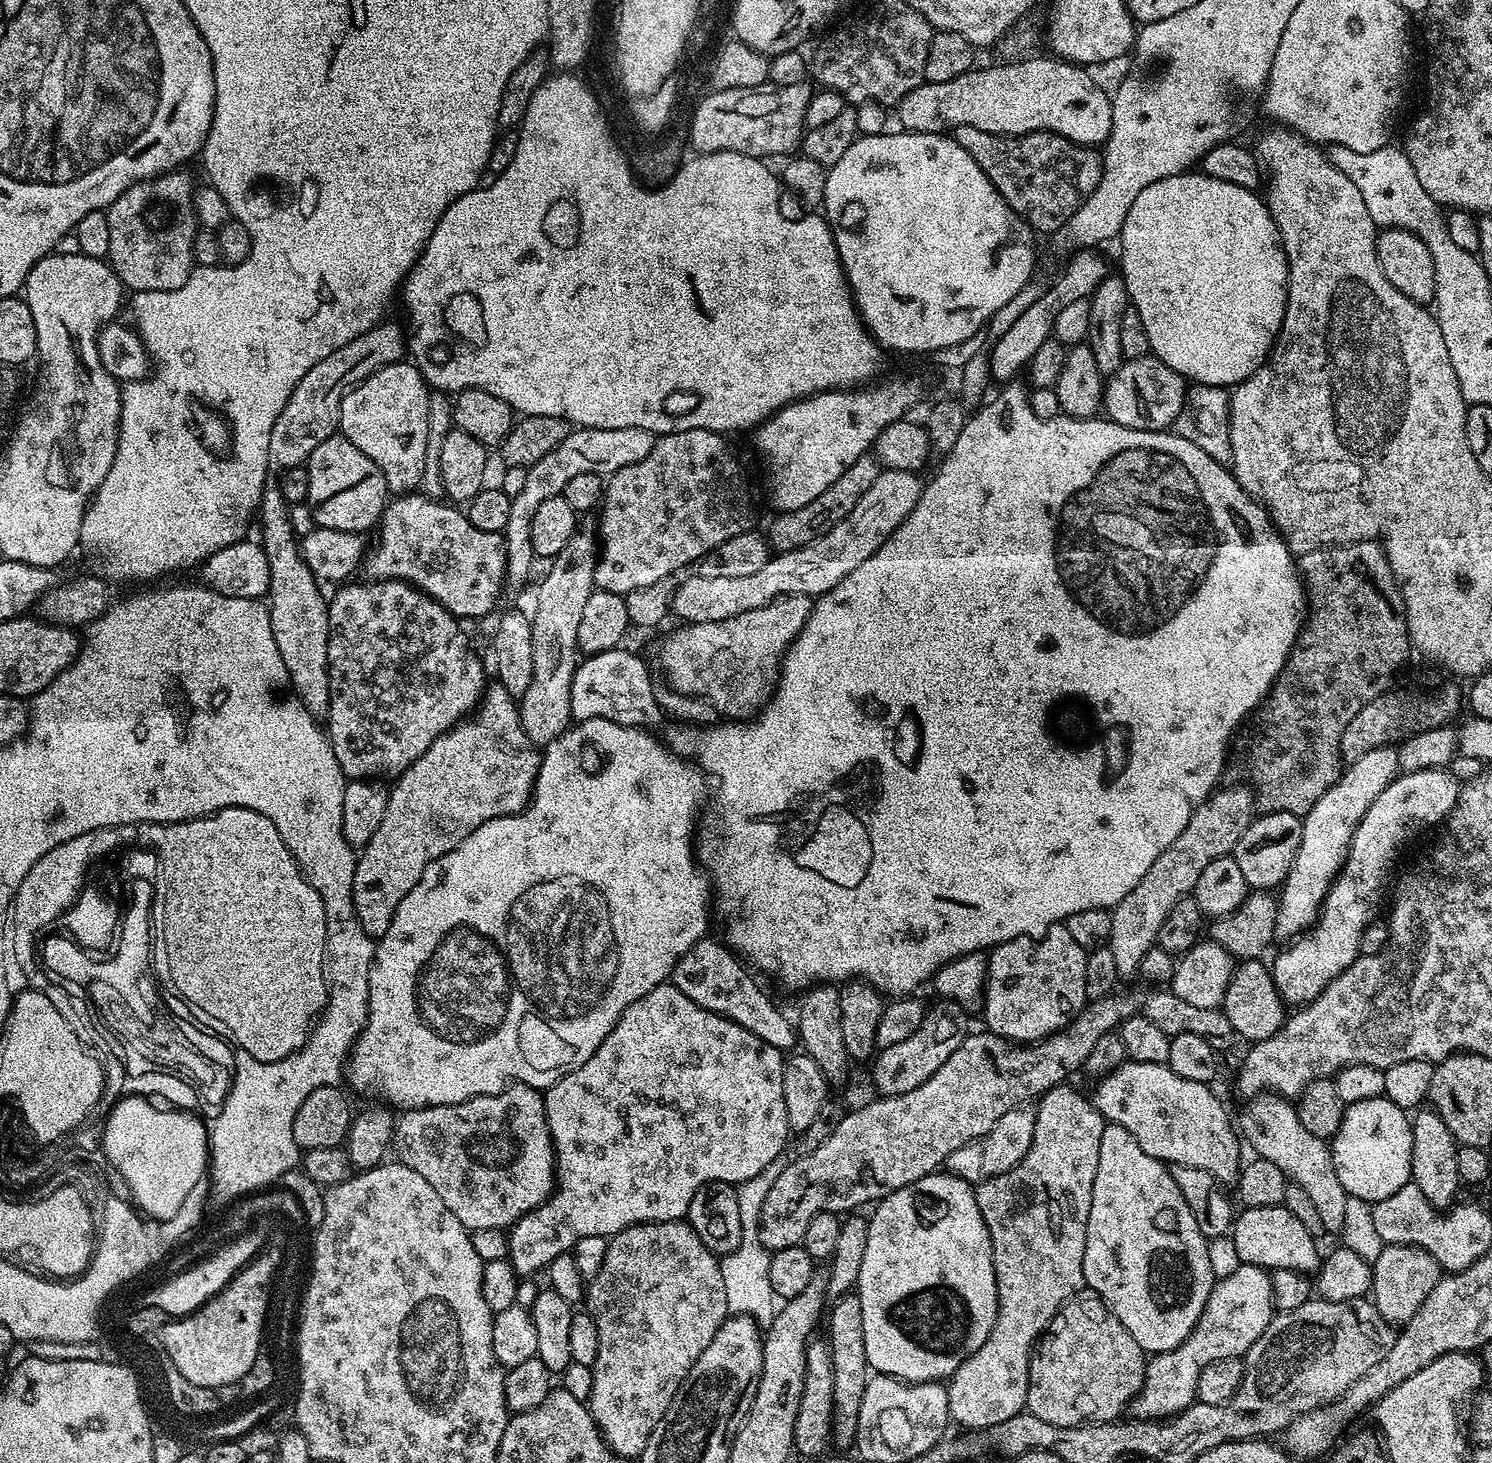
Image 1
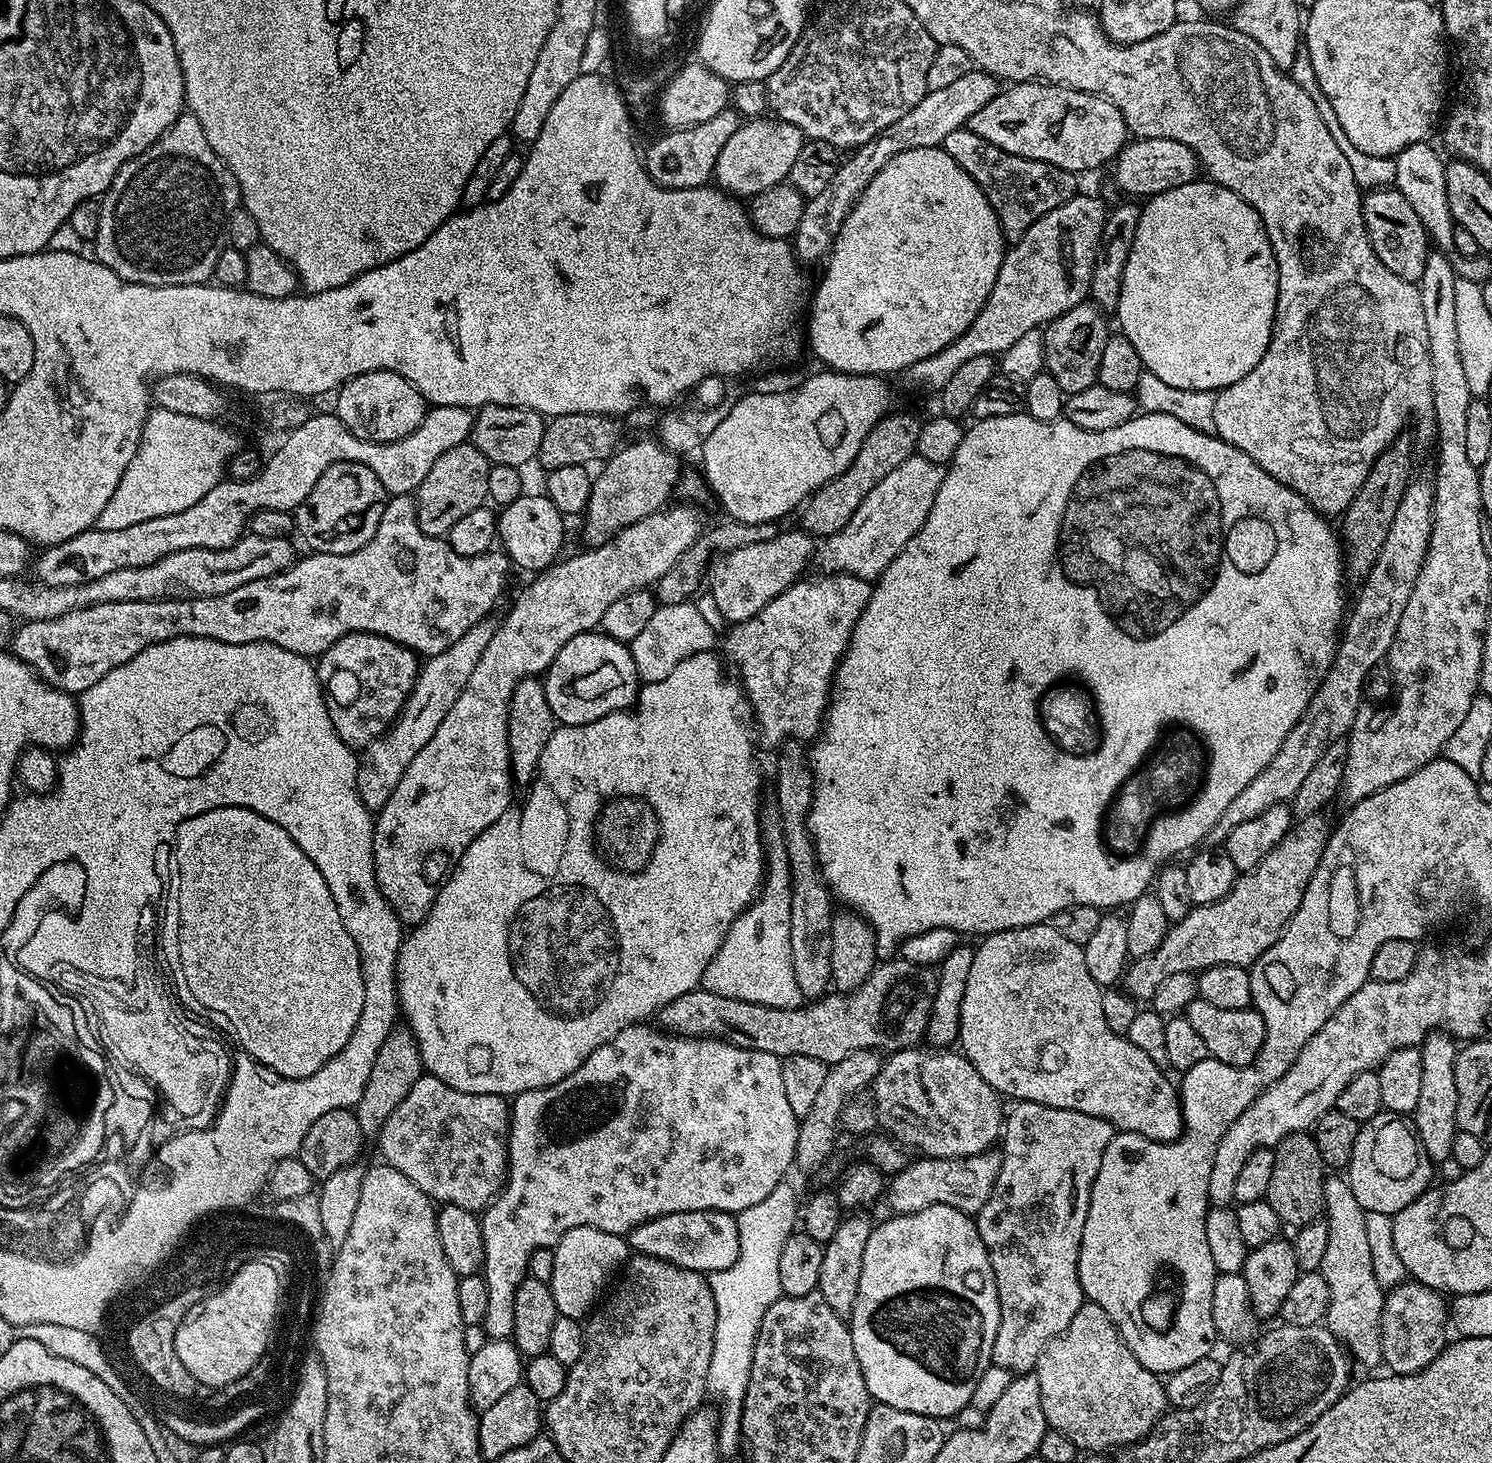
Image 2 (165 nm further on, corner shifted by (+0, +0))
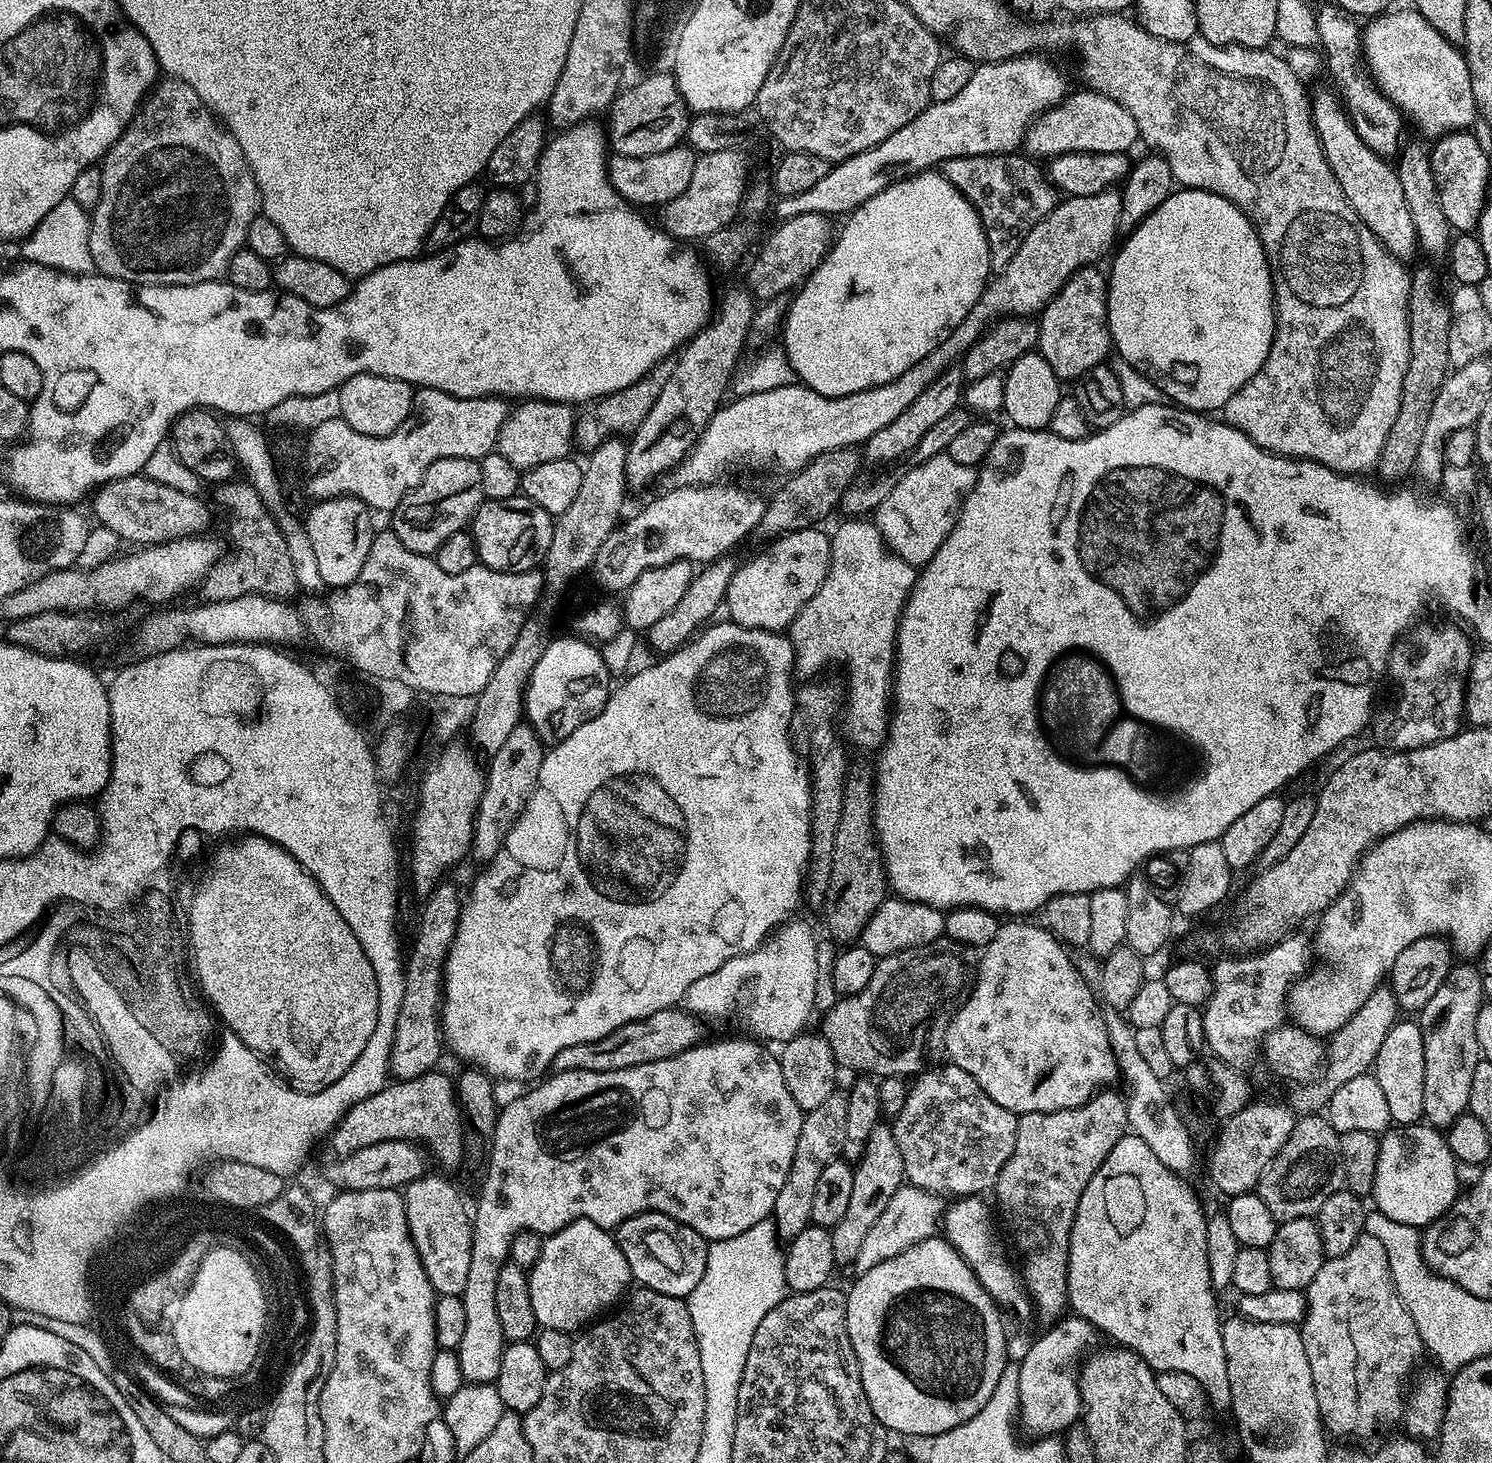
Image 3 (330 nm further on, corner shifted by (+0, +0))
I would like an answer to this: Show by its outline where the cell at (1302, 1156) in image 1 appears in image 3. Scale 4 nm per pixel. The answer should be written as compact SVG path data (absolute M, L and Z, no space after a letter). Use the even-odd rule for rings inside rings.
M1365 1234L1356 1239L1346 1254L1325 1259L1322 1270L1314 1274L1314 1282L1310 1282L1306 1295L1308 1312L1298 1329L1310 1364L1314 1394L1324 1428L1332 1436L1357 1436L1364 1440L1379 1428L1395 1420L1397 1423L1404 1415L1406 1385L1417 1371L1416 1363L1420 1355L1425 1355L1426 1349L1414 1326L1414 1318L1406 1314L1406 1306L1402 1306L1402 1298L1398 1298L1382 1242Z

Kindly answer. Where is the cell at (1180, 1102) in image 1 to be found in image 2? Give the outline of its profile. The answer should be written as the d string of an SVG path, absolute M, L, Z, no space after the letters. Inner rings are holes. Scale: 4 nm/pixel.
M1048 922L992 932L977 944L980 945L975 945L974 962L970 962L970 974L966 974L966 994L962 994L958 1048L996 1093L1004 1098L1013 1096L1011 1099L1016 1102L1029 1100L1042 1106L1090 1114L1094 1118L1109 1120L1113 1129L1142 1134L1163 1144L1180 1139L1184 1131L1185 1114L1181 1097L1180 1100L1176 1097L1175 1086L1164 1077L1165 1069L1154 1066L1154 1062L1150 1062L1150 1057L1143 1050L1138 1050L1138 1046L1134 1046L1134 1042L1130 1042L1127 1036L1119 1036L1114 1034L1114 1030L1110 1030L1110 1025L1106 1023L1106 1018L1102 1014L1102 986L1094 982L1094 978L1090 978L1090 970L1086 970L1086 958L1081 945L1070 942L1070 938L1065 938L1063 934L1058 934L1058 930L1054 930Z

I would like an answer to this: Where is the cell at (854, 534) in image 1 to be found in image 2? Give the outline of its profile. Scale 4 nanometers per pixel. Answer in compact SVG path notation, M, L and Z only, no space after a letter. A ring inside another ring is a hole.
M912 455L902 466L897 466L854 510L854 518L846 522L846 526L838 534L827 537L824 544L815 549L814 564L821 573L845 572L869 582L879 580L880 575L902 554L906 542L922 530L926 518L930 514L930 506L934 506L934 494L938 494L938 486L942 486L945 469L926 458Z

